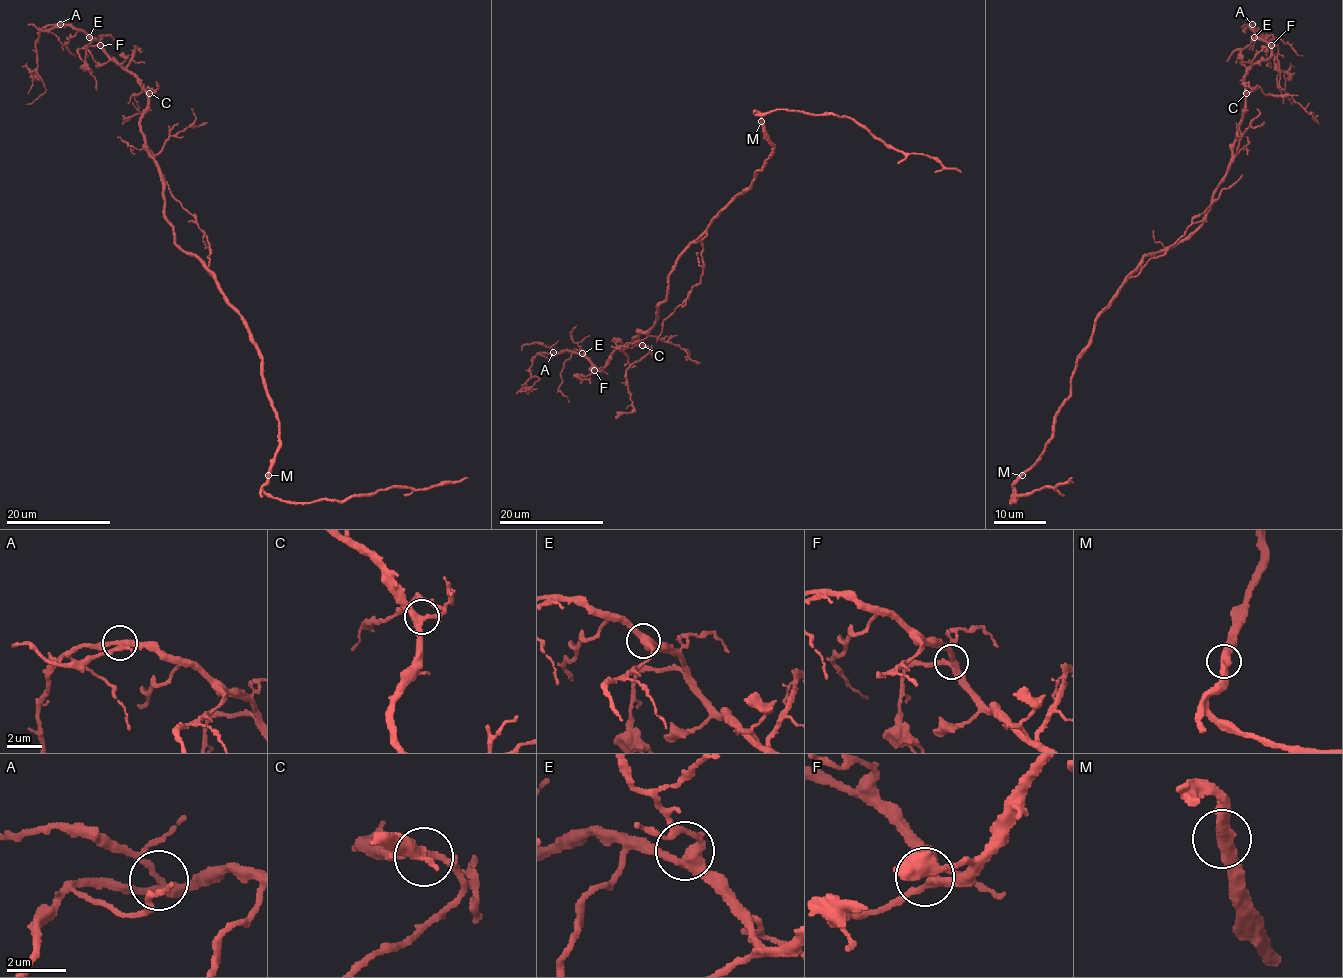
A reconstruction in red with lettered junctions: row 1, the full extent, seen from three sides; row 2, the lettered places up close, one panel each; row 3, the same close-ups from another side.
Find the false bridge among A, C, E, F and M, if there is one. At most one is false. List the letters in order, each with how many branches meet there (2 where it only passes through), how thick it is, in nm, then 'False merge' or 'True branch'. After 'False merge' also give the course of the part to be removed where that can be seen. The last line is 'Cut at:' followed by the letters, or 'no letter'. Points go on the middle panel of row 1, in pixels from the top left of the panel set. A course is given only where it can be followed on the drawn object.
A: Branches: 3. Thickness 280 nm. True branch
C: Branches: 3. Thickness 320 nm. True branch
E: Branches: 3. Thickness 400 nm. True branch
F: Branches: 3. Thickness 320 nm. True branch
M: Branches: 2. Thickness 440 nm. True branch
Cut at: no letter

